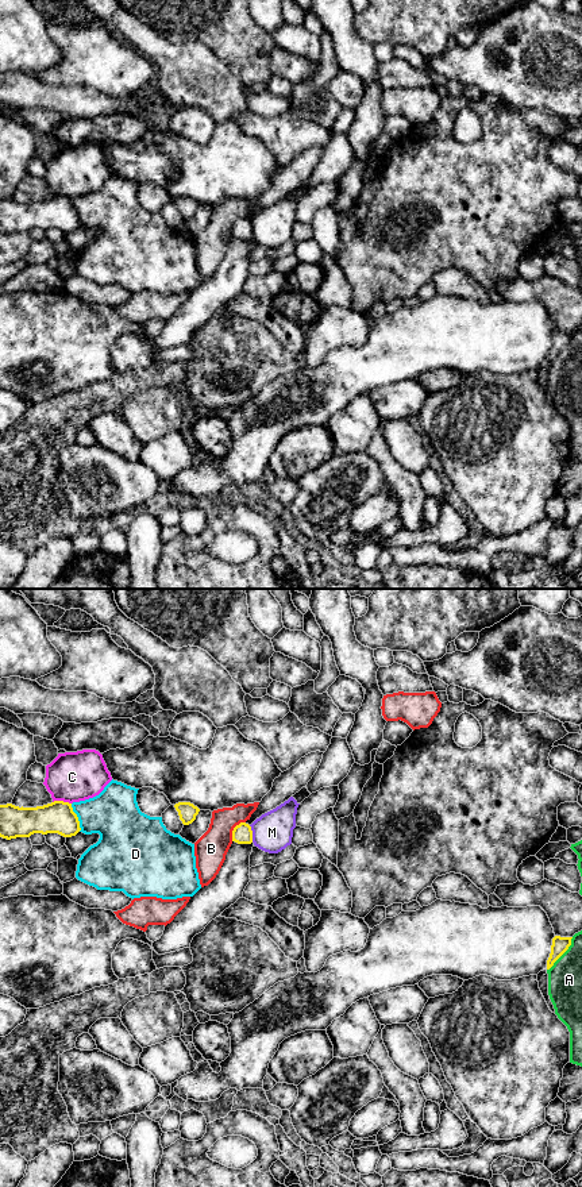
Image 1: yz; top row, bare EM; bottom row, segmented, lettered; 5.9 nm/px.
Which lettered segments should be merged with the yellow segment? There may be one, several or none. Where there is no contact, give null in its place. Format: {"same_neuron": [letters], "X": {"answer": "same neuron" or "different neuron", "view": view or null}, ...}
{"same_neuron": [], "A": {"answer": "different neuron", "view": "yz"}, "B": {"answer": "different neuron", "view": "yz"}, "C": {"answer": "different neuron", "view": "yz"}, "D": {"answer": "different neuron", "view": "yz"}, "M": {"answer": "different neuron", "view": "yz"}}

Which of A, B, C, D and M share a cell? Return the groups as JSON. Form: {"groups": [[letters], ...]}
{"groups": [["A"], ["B"], ["C"], ["D"], ["M"]]}

